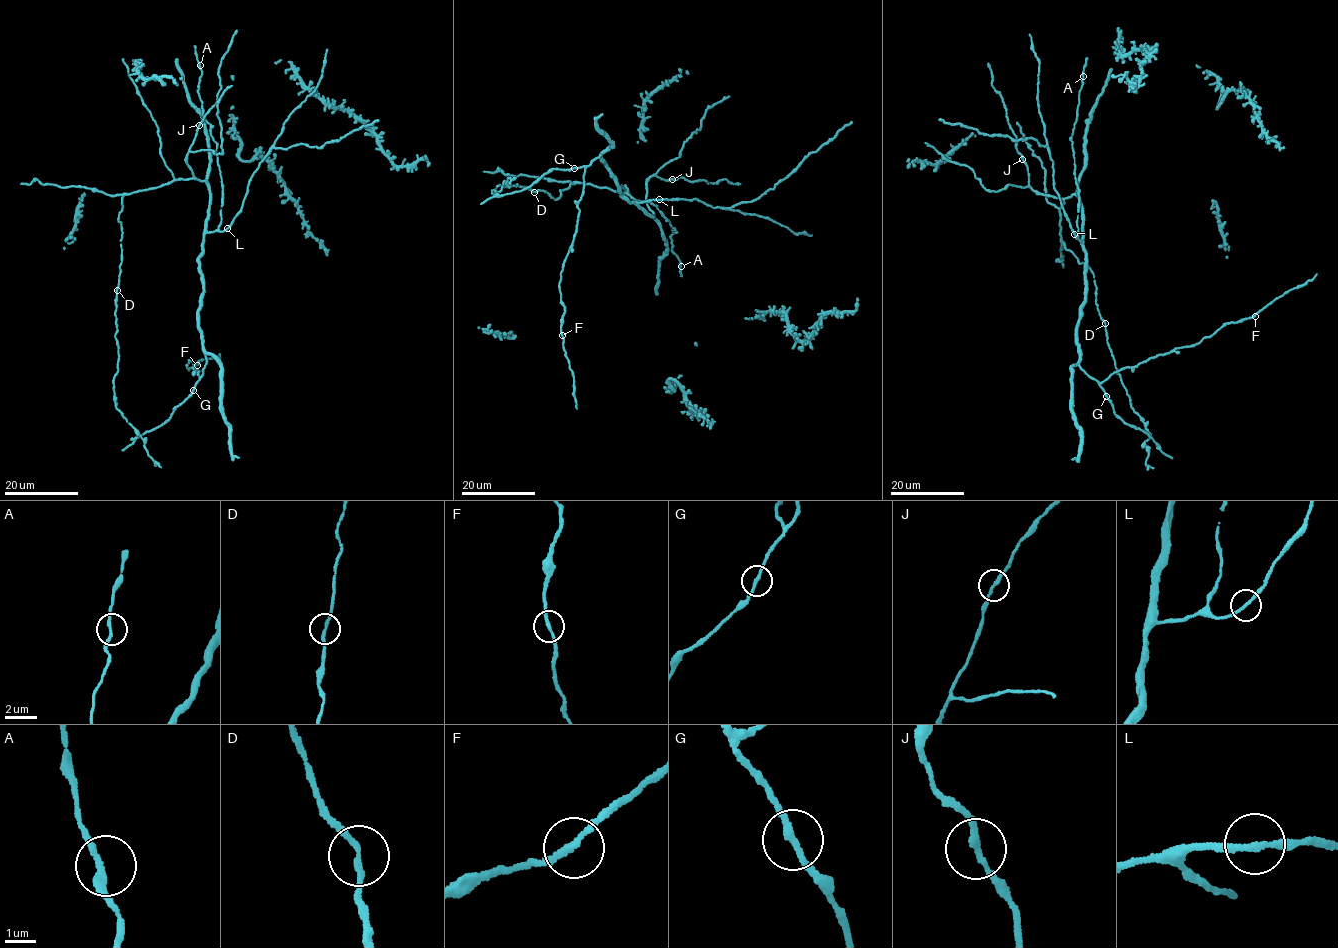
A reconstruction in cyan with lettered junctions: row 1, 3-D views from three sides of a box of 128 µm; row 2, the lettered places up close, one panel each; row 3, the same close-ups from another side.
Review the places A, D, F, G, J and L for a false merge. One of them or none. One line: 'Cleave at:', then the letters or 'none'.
Cleave at: none

